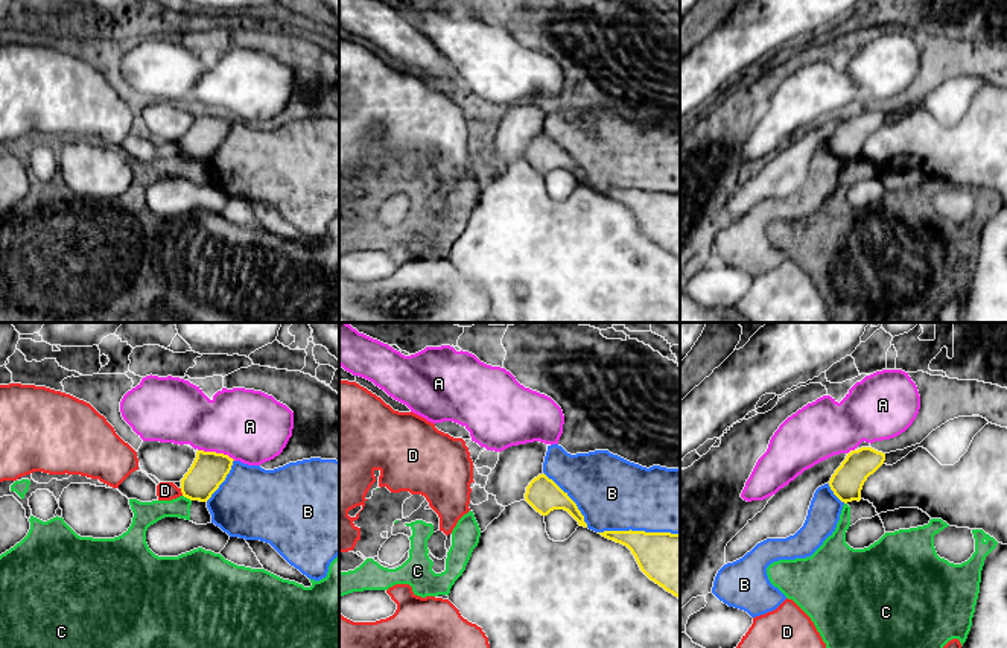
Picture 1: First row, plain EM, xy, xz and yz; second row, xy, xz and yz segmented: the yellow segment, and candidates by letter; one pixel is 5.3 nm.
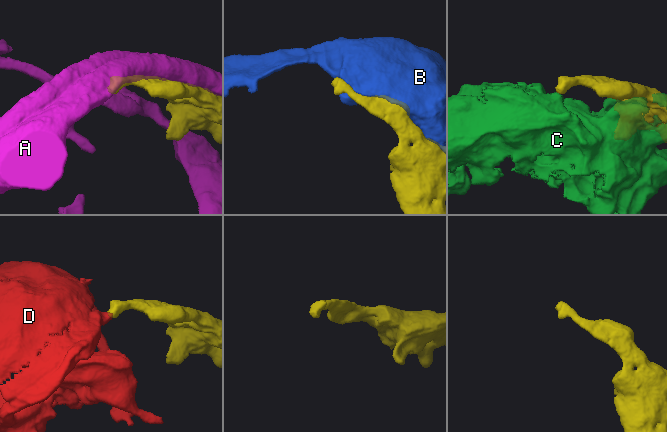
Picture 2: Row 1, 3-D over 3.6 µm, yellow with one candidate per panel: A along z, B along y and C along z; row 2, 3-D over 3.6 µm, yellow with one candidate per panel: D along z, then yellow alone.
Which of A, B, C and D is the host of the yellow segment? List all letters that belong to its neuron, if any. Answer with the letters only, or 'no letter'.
D

